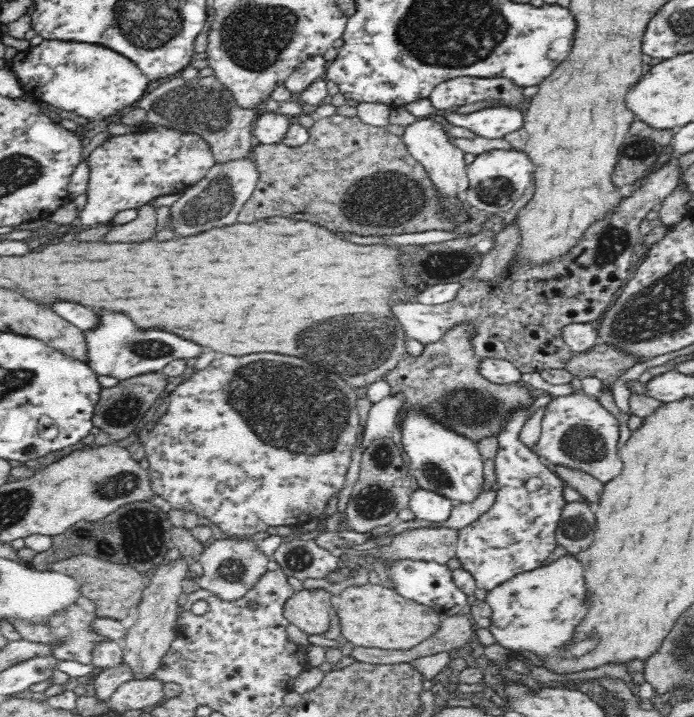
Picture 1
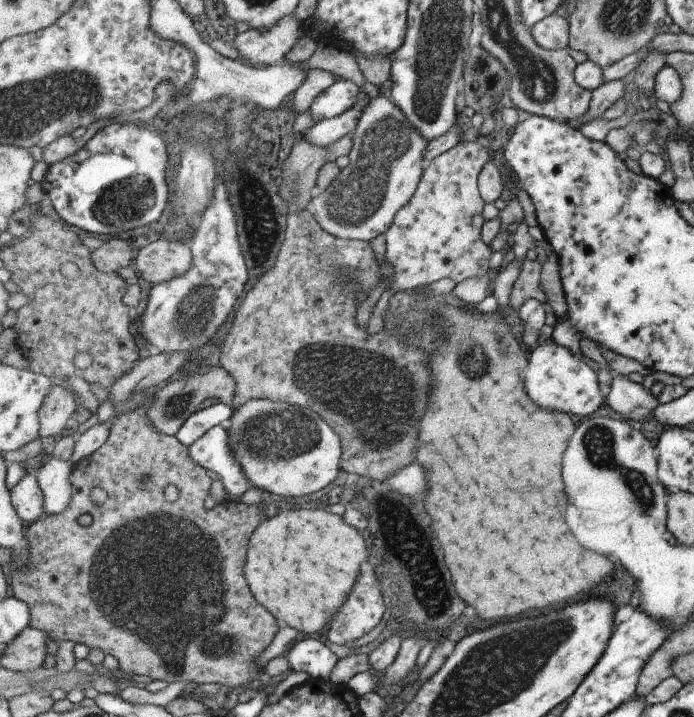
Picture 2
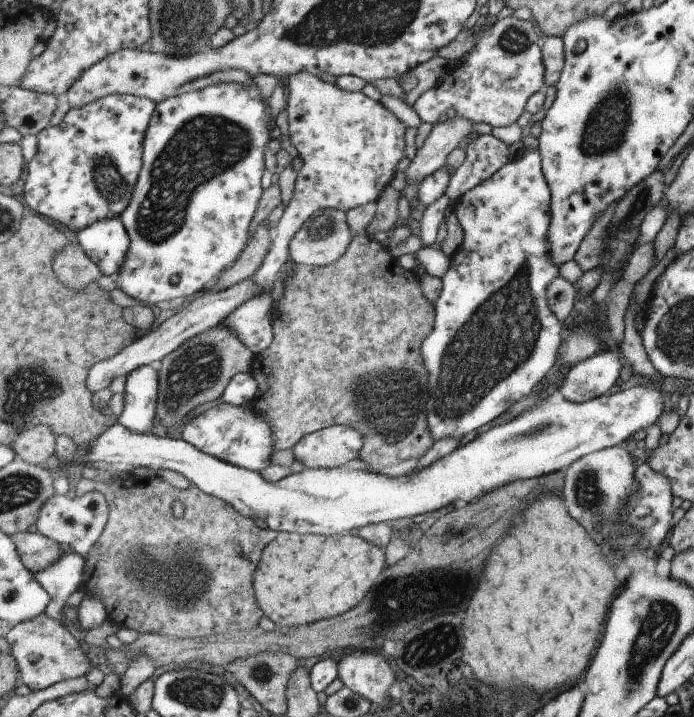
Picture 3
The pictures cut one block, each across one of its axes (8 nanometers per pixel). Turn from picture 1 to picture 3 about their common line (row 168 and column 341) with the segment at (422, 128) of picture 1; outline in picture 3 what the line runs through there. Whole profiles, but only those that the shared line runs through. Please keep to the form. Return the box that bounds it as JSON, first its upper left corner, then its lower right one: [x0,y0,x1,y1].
[293,425,364,469]

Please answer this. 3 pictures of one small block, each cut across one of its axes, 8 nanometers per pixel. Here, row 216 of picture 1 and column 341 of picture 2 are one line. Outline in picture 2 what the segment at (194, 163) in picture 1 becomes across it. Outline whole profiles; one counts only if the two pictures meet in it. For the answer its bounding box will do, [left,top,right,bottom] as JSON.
[309,79,358,119]

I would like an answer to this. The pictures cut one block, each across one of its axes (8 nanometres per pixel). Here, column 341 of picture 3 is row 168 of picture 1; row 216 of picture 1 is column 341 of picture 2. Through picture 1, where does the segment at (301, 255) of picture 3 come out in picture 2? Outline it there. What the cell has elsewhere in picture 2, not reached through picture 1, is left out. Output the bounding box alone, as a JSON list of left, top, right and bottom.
[319,96,430,244]

